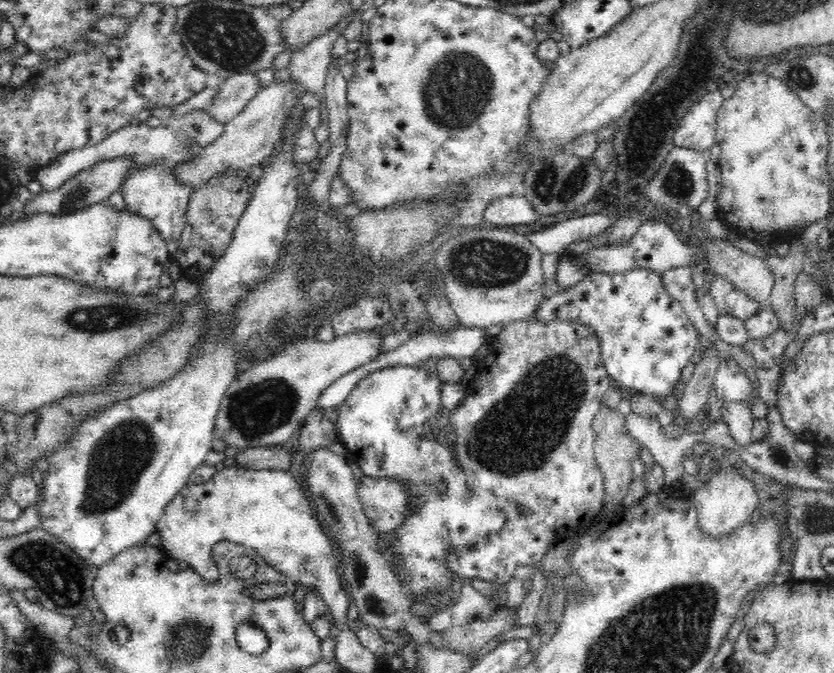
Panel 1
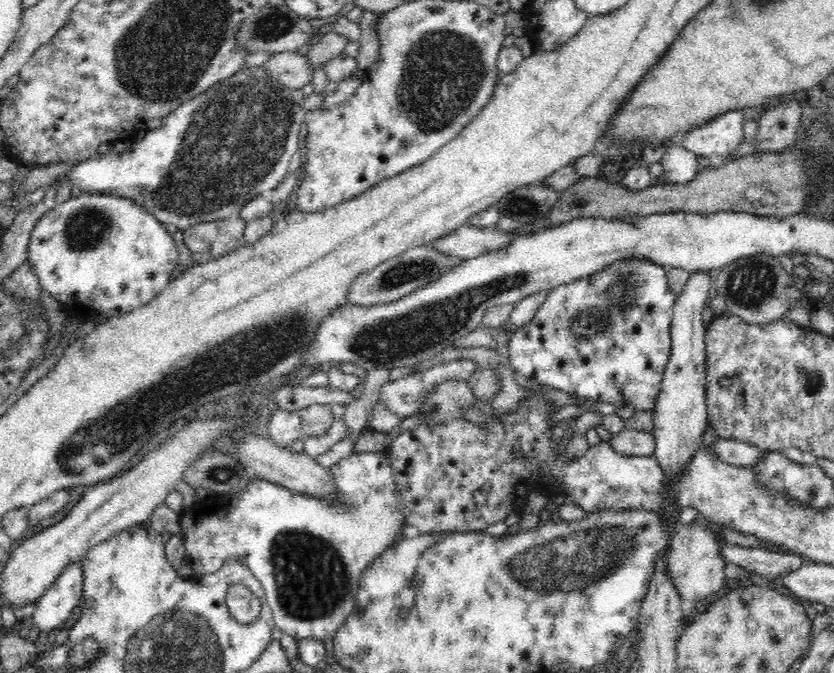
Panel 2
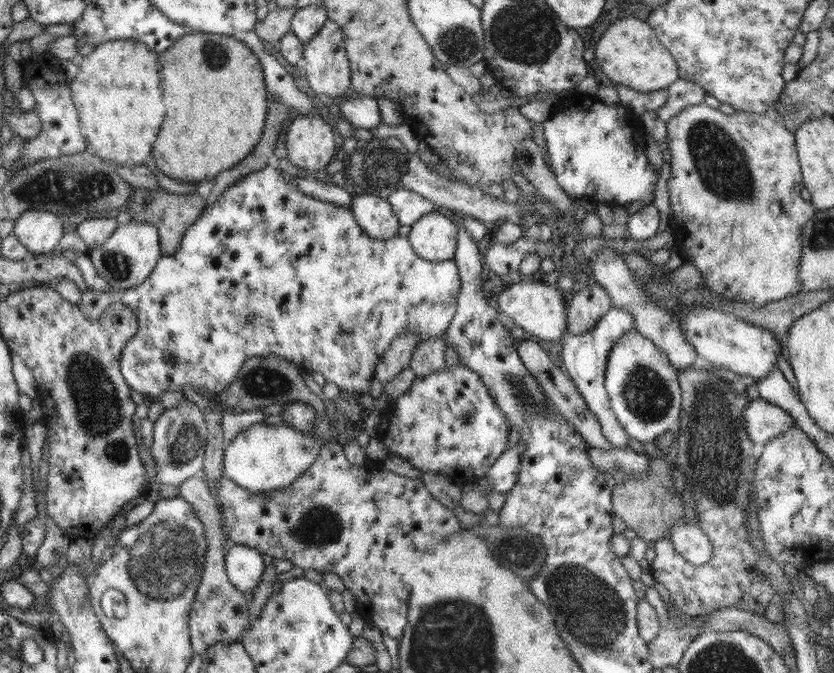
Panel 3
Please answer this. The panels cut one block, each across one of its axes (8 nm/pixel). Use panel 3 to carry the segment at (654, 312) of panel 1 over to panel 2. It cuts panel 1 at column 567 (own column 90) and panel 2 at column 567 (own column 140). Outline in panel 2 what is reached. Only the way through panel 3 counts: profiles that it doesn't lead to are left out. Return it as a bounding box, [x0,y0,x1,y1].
[505,258,676,411]

